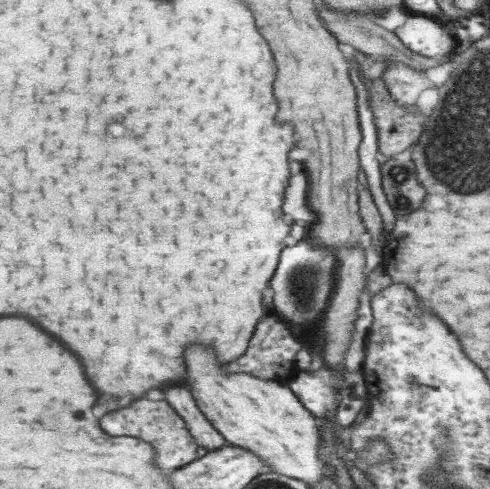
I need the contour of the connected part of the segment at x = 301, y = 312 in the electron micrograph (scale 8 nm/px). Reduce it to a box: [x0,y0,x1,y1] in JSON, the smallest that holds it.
[273,238,339,324]

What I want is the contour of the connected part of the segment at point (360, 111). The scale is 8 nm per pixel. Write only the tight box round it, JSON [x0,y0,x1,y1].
[350,57,398,232]

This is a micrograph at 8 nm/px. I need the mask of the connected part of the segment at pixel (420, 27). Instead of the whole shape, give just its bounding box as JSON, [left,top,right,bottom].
[393,12,455,58]

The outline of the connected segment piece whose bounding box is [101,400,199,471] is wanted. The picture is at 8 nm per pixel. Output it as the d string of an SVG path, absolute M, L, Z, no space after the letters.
M137 400L129 408L111 412L101 420L101 428L111 436L135 436L153 444L157 452L157 464L165 470L179 470L197 460L197 438L189 430L183 416L167 400Z

